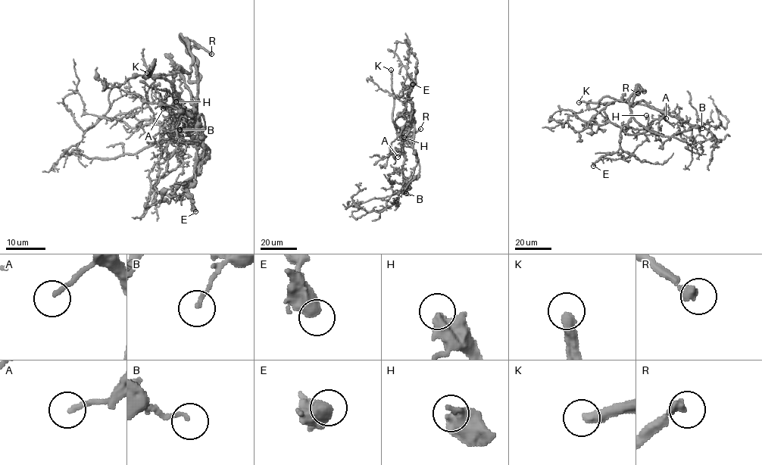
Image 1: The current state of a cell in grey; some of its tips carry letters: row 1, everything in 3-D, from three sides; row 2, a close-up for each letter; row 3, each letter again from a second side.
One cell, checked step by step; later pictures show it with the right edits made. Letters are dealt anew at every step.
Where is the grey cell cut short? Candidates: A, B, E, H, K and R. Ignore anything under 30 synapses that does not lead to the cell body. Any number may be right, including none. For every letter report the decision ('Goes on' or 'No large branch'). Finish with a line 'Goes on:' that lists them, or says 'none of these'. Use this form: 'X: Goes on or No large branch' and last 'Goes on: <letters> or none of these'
A: Goes on
B: No large branch
E: No large branch
H: No large branch
K: Goes on
R: Goes on
Goes on: A, K, R

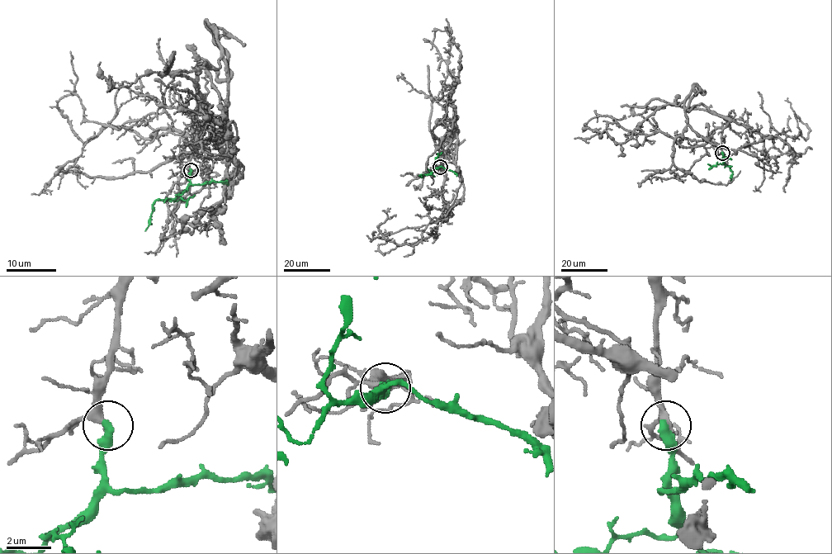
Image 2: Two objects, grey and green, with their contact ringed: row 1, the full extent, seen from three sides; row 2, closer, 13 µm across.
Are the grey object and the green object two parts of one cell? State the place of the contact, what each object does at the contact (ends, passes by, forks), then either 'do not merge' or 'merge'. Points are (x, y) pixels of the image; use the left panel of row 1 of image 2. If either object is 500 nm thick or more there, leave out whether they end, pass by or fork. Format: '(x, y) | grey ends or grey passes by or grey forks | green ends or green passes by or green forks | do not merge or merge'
(191, 170) | grey passes by | green ends | merge

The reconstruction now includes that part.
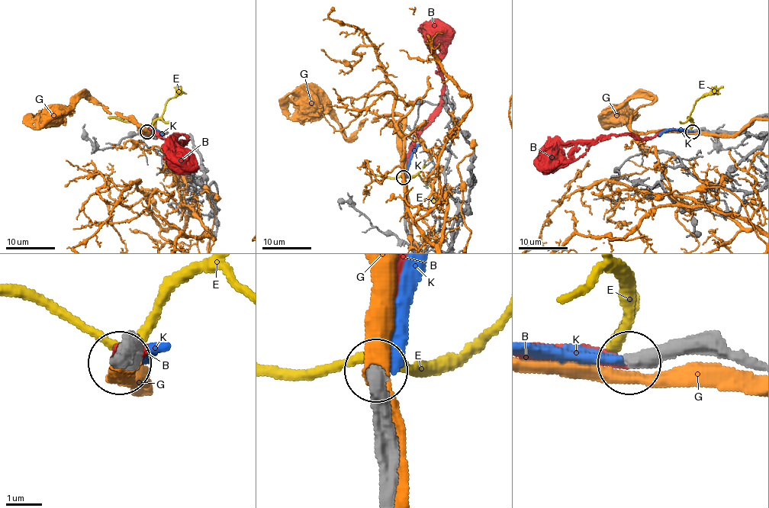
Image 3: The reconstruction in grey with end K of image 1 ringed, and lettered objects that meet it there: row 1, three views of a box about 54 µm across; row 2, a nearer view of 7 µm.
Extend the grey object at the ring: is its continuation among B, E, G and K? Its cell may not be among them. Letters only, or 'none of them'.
B

